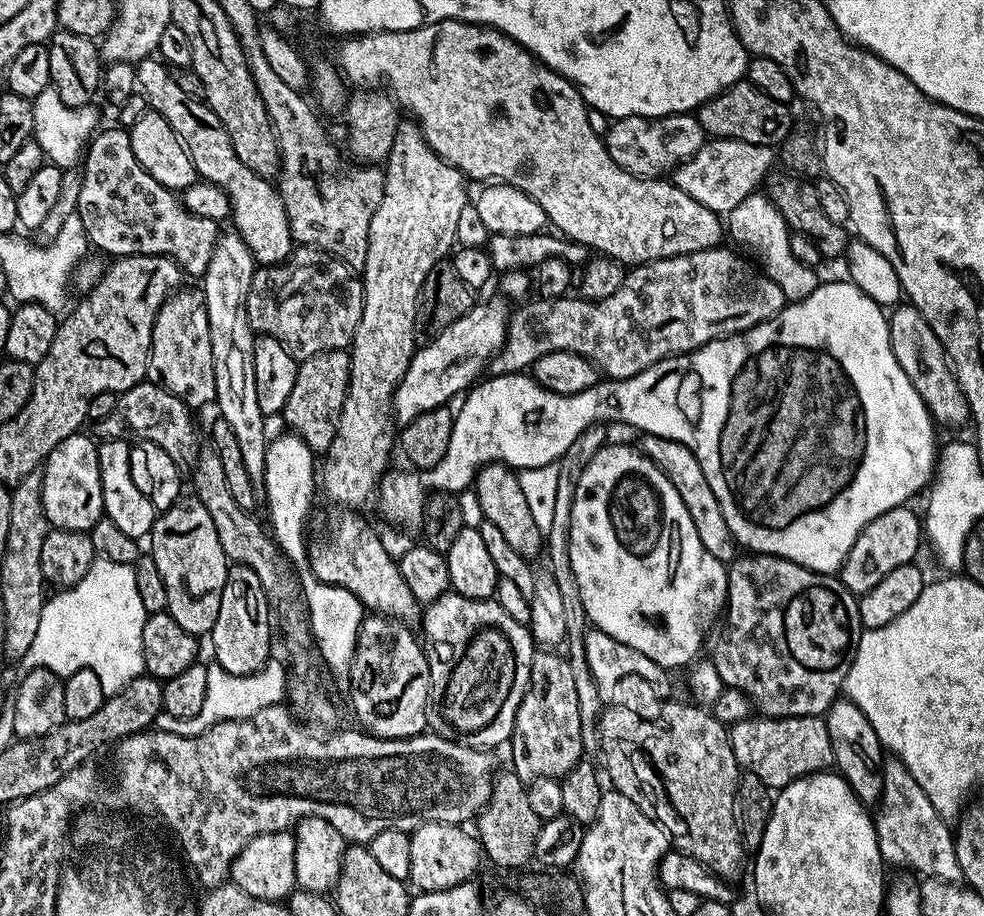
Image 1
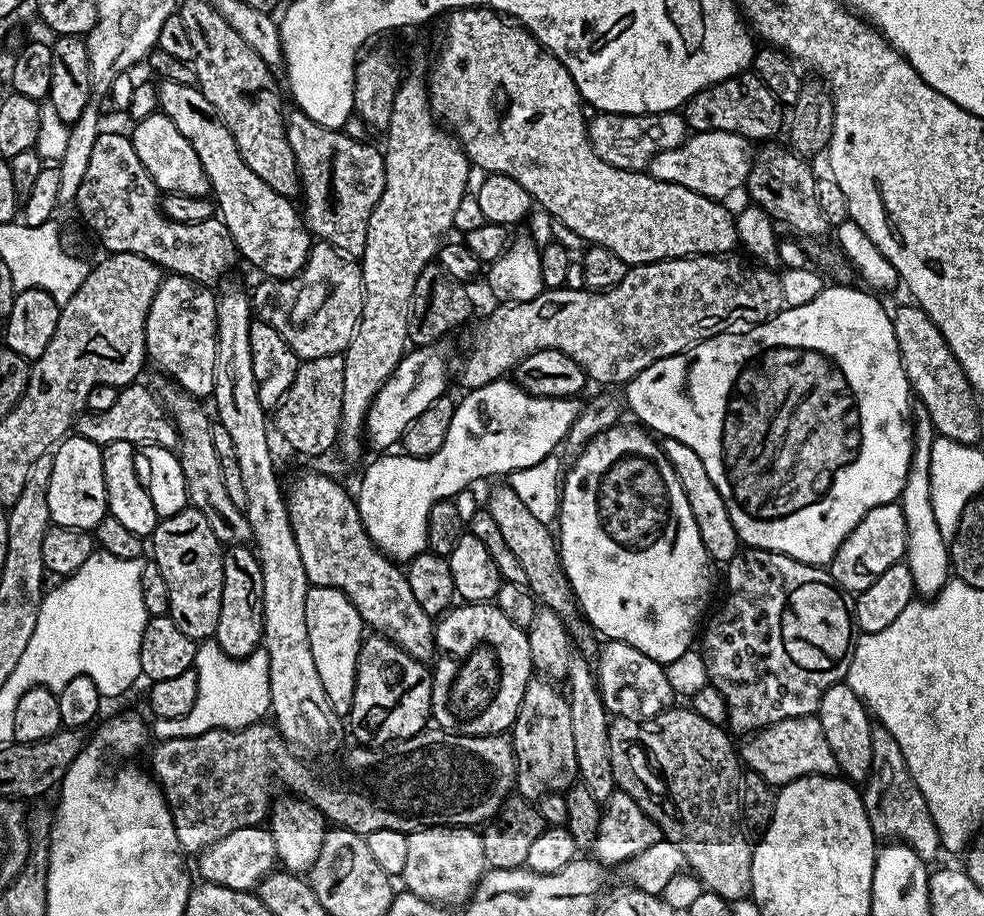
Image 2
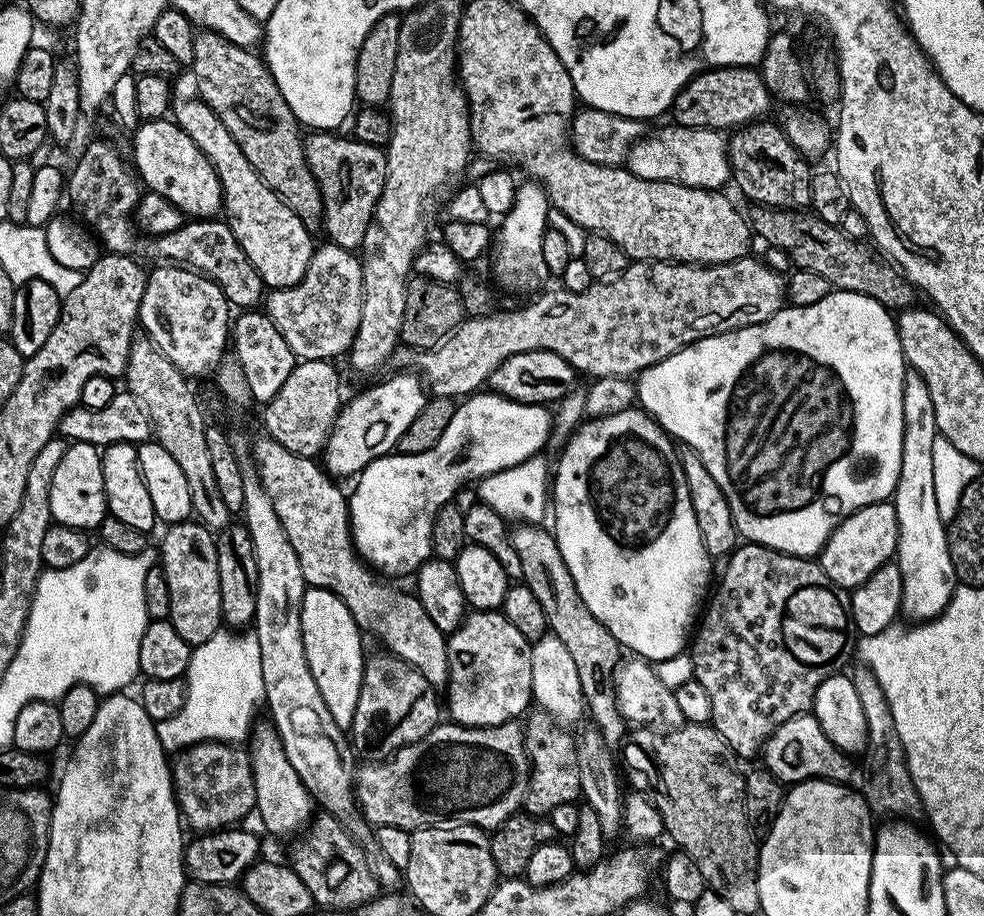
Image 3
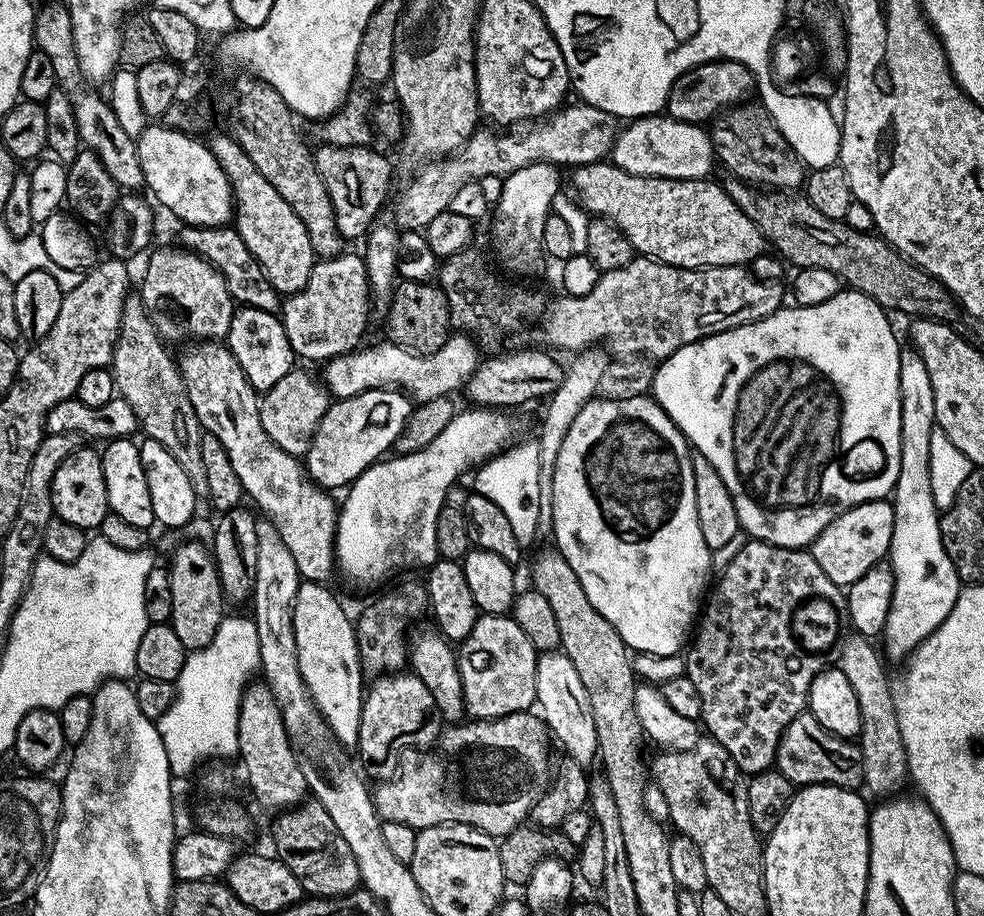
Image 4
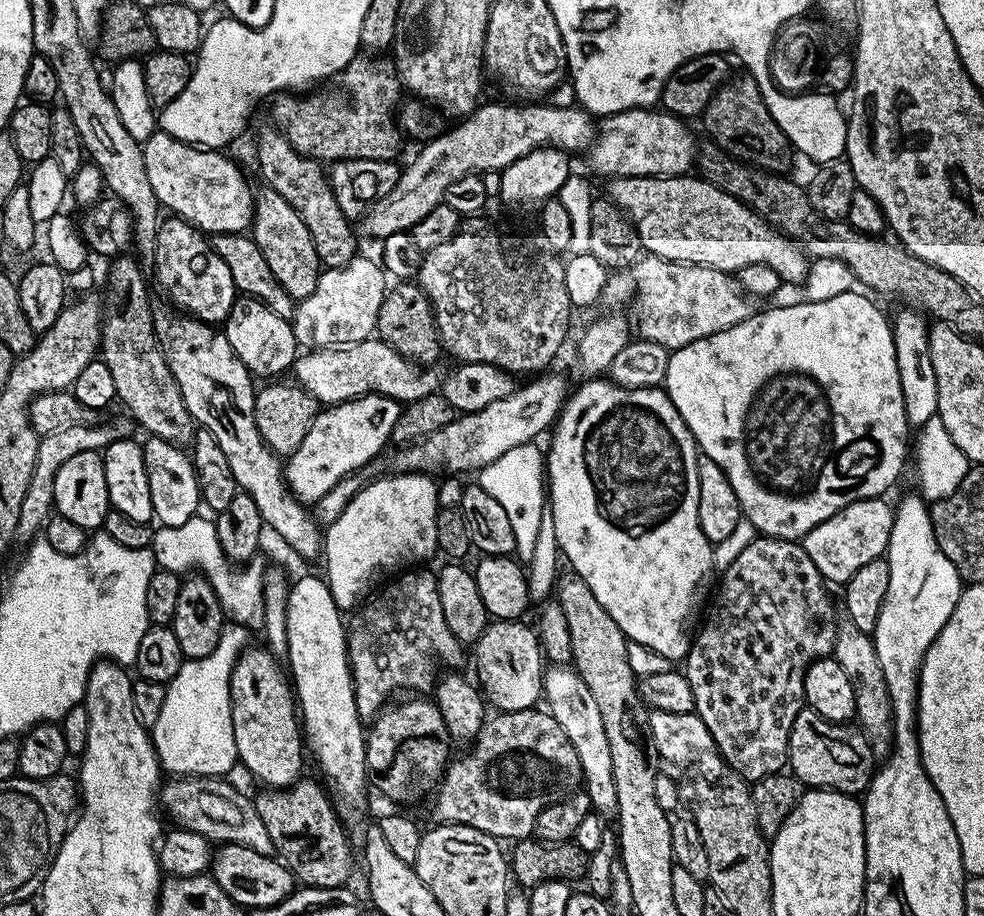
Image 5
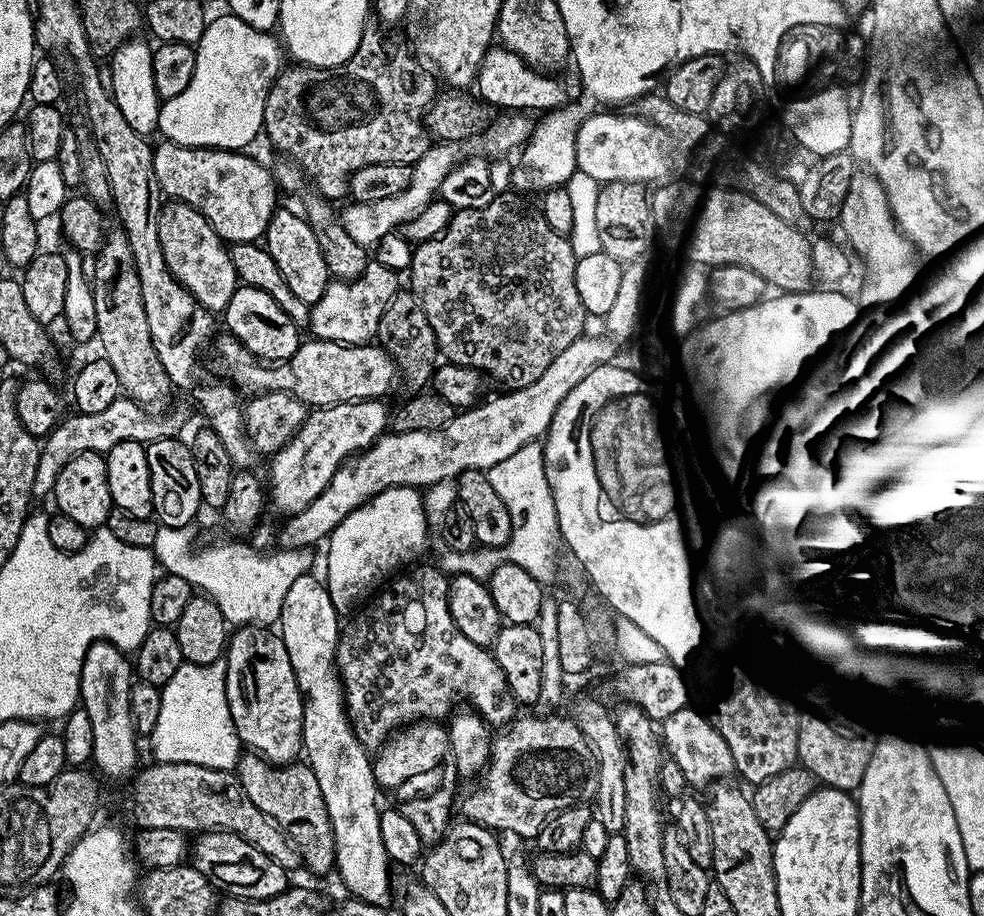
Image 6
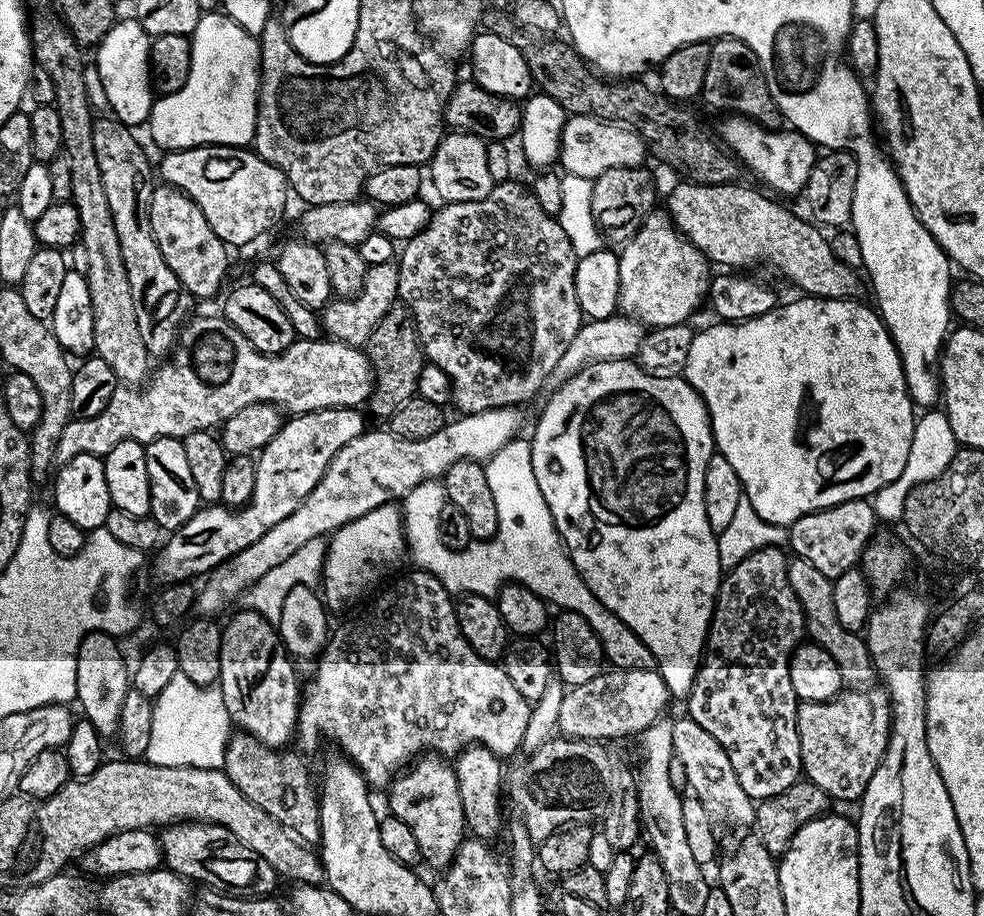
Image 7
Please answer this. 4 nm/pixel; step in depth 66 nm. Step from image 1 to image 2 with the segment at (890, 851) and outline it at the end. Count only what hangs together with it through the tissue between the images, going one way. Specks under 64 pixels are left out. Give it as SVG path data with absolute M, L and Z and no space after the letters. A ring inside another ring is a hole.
M879 726L873 727L872 745L875 767L884 771L880 776L880 792L874 793L873 796L870 794L864 796L864 806L868 809L868 821L872 832L878 838L884 839L885 836L885 841L906 844L921 858L928 858L935 848L941 847L941 843L926 798L922 790L918 790L914 778L908 772L898 742L894 742L894 738L887 730Z

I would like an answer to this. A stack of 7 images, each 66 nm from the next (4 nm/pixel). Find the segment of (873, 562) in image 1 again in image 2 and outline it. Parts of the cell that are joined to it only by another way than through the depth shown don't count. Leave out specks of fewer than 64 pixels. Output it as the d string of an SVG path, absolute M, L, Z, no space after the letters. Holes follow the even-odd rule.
M899 503L874 506L859 520L856 529L840 543L840 549L836 551L836 556L830 565L832 579L844 589L845 593L859 594L862 590L866 590L866 586L871 586L874 583L874 578L878 578L878 574L890 570L890 566L901 563L905 559L907 547L908 527L906 526L904 510Z

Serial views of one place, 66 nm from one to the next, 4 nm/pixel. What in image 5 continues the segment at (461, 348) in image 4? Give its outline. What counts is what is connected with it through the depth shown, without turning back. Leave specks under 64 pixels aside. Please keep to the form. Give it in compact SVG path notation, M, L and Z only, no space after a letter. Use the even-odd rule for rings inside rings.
M369 338L357 344L345 344L334 348L318 348L305 351L297 355L294 365L295 383L299 384L309 394L313 396L321 405L331 406L340 404L343 400L357 400L360 396L390 396L393 400L398 400L404 404L414 402L418 398L426 398L426 394L437 391L442 383L441 373L436 373L437 369L432 366L421 367L413 364L411 360L405 360L402 354L398 354L383 340L379 338Z

